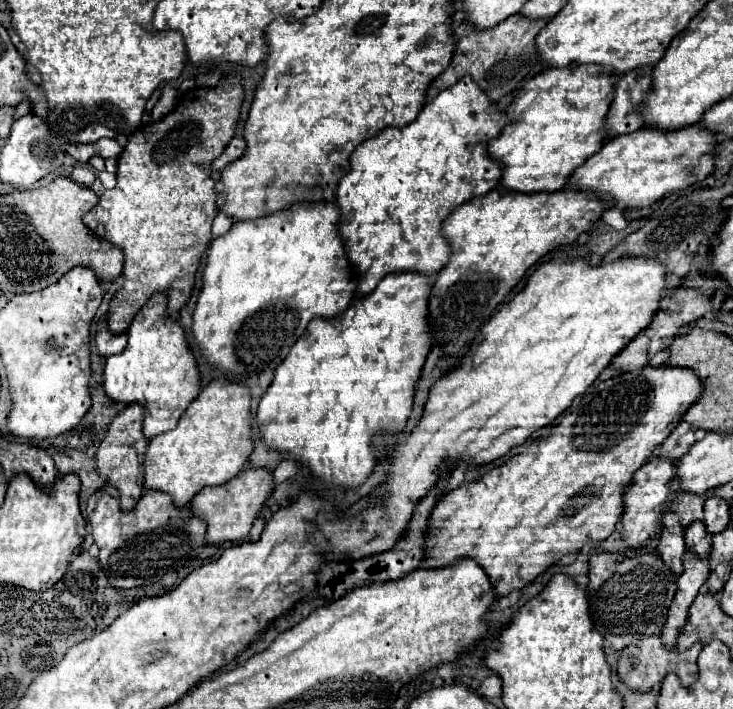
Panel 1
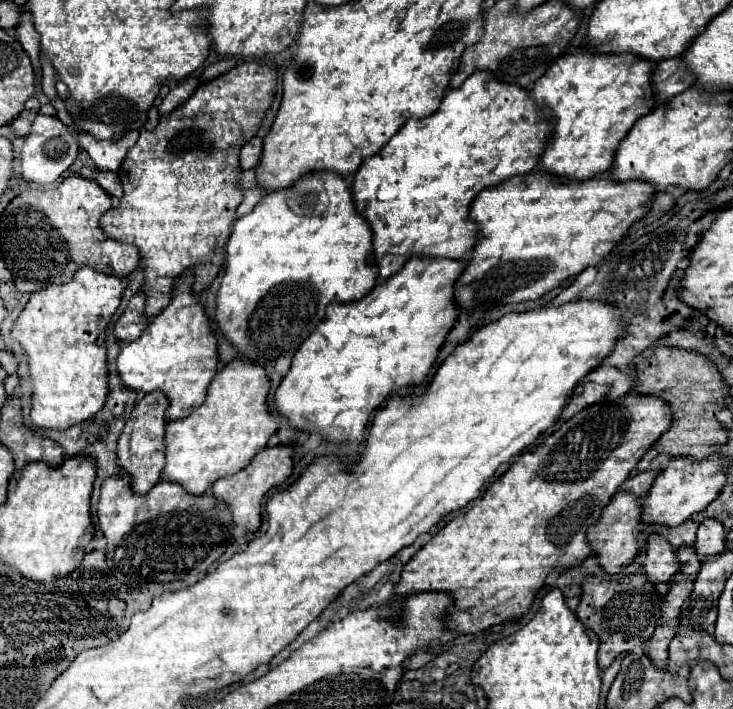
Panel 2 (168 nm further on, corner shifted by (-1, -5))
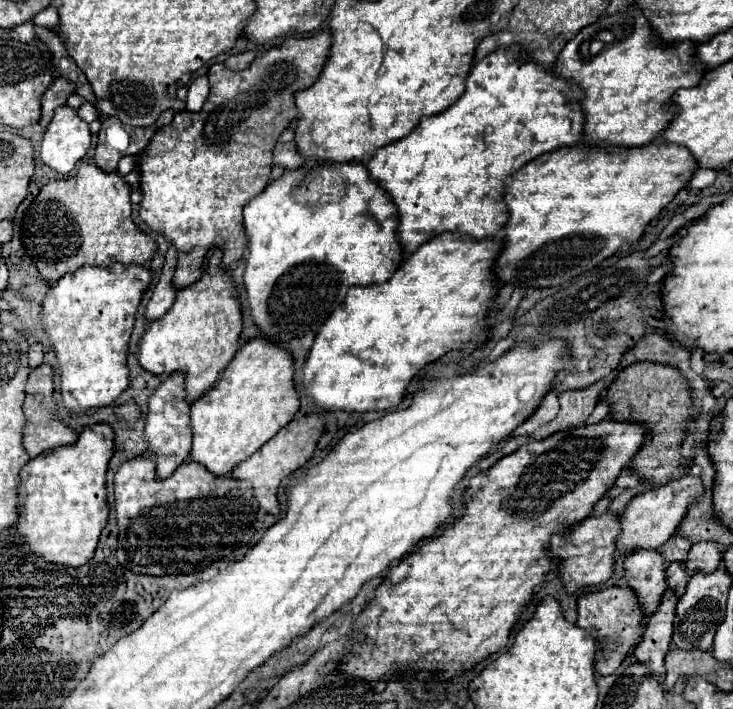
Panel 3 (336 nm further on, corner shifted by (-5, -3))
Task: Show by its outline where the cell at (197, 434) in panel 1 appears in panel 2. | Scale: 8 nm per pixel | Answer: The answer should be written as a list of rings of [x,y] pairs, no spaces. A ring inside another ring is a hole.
[[[233,360],[227,366],[223,366],[223,370],[215,374],[205,402],[197,410],[193,410],[193,414],[189,414],[187,418],[167,424],[165,466],[161,478],[183,486],[185,492],[189,494],[205,494],[215,480],[241,472],[251,462],[251,458],[267,446],[269,436],[277,430],[277,418],[271,418],[267,412],[265,404],[267,392],[269,392],[269,378],[261,366],[243,360]]]

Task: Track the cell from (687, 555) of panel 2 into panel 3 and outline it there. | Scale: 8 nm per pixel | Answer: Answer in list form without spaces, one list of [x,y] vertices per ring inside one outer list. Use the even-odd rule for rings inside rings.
[[[673,562],[673,564],[667,566],[665,576],[667,576],[667,586],[669,586],[669,590],[673,590],[677,596],[681,596],[681,594],[685,592],[687,582],[689,582],[689,574],[687,574],[685,566]]]

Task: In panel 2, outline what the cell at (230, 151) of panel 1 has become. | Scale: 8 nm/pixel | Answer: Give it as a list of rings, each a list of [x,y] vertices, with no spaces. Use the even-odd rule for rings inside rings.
[[[255,136],[255,148],[253,148],[253,140],[249,140],[243,148],[241,148],[241,156],[239,156],[239,166],[241,170],[249,170],[259,162],[261,156],[261,138]]]

